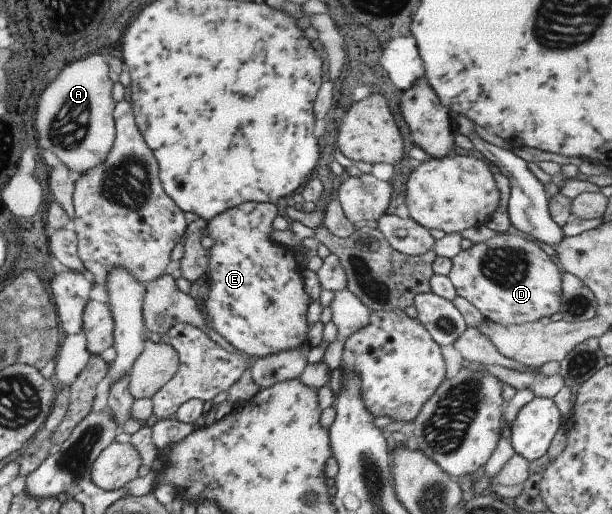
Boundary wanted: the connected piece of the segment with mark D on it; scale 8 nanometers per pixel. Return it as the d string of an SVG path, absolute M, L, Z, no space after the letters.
M501 232L484 242L472 245L452 259L454 266L449 277L455 285L459 295L472 303L491 322L497 322L506 326L520 326L534 324L543 317L555 315L562 311L563 297L563 277L562 269L553 263L553 259L545 253L545 249L529 241L521 235L511 235L511 233Z

